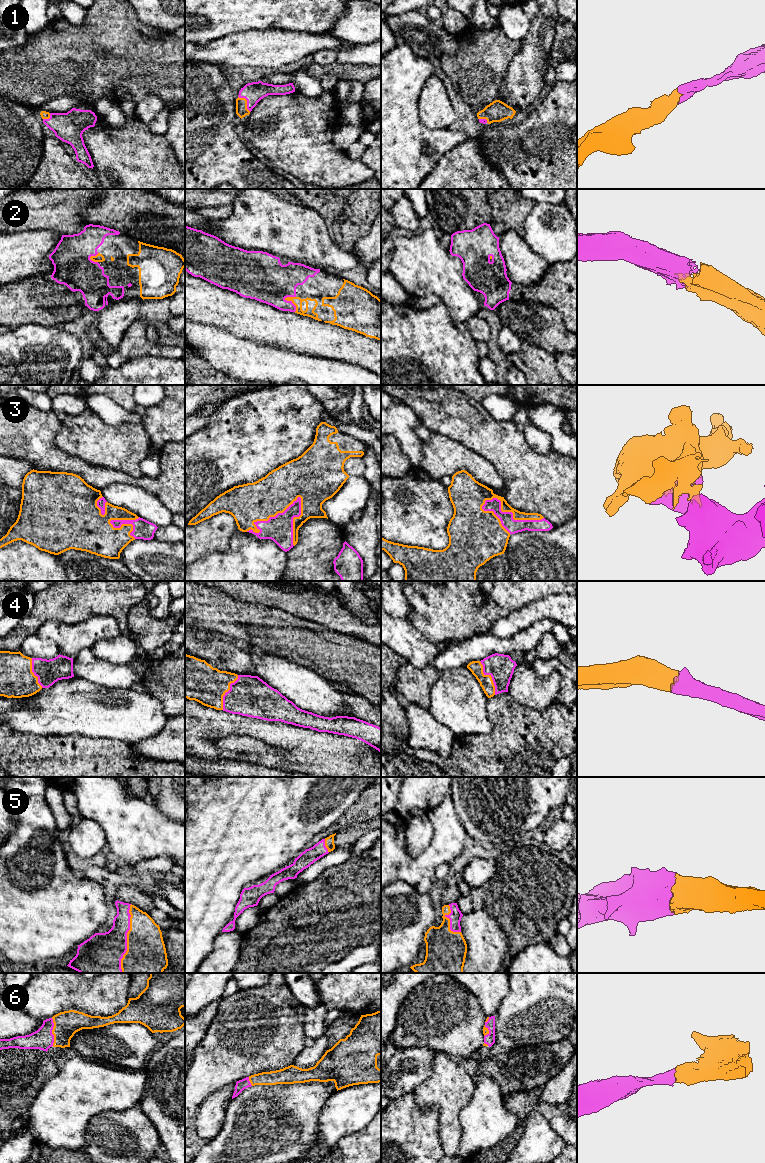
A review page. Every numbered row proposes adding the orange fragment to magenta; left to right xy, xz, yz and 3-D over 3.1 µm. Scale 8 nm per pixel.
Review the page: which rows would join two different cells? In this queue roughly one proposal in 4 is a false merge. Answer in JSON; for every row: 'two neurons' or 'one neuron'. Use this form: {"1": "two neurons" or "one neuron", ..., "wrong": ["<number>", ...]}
{"1": "one neuron", "2": "one neuron", "3": "one neuron", "4": "one neuron", "5": "one neuron", "6": "one neuron", "wrong": []}

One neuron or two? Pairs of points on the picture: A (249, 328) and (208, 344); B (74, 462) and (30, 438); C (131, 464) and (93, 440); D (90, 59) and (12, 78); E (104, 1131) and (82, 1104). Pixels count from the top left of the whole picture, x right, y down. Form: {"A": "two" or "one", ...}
{"A": "two", "B": "one", "C": "one", "D": "one", "E": "two"}

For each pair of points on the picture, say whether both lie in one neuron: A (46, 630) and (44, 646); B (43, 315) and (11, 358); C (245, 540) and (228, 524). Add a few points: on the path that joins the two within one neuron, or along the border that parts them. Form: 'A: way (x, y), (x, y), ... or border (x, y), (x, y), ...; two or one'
A: border (35, 634), (41, 638), (51, 639), (59, 653); two
B: border (58, 325), (22, 324), (14, 329); two
C: border (238, 529), (232, 535), (228, 547), (223, 551); two

